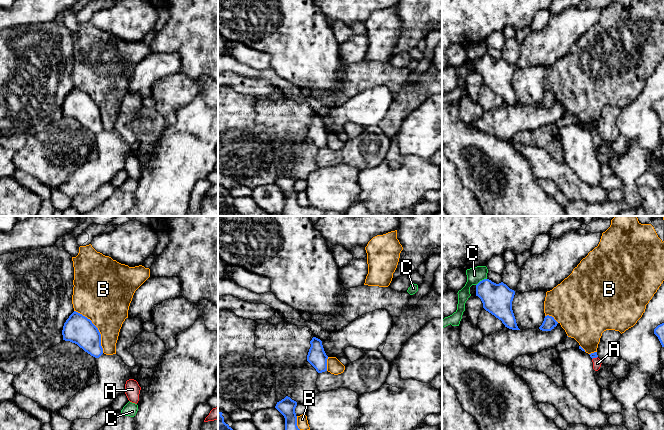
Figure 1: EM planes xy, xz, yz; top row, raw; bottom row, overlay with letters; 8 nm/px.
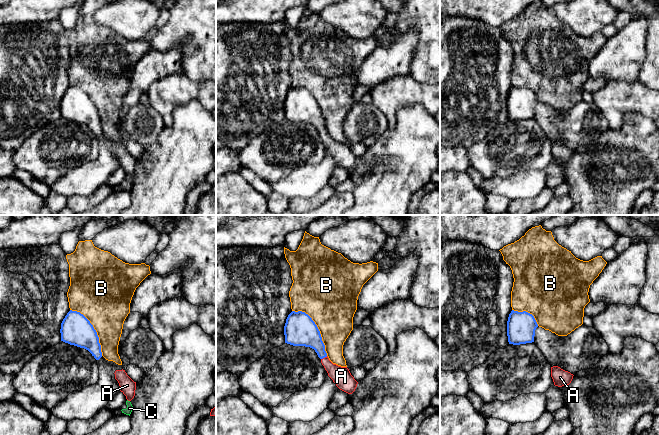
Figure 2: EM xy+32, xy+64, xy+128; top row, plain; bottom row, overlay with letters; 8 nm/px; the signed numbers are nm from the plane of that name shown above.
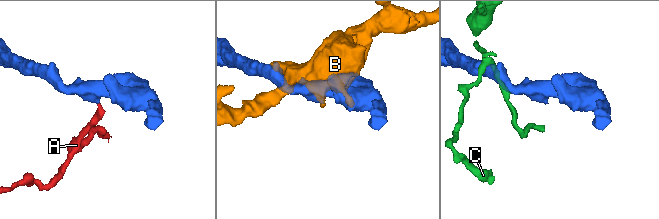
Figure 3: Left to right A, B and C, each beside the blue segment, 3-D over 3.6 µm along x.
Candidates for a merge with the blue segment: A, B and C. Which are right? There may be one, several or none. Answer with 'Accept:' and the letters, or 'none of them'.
Accept: A

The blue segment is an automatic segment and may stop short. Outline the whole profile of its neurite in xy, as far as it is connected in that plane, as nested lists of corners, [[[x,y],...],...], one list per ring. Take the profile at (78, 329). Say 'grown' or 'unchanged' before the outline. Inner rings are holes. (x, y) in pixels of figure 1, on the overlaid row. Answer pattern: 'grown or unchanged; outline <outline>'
unchanged; outline [[[74,311],[66,320],[62,330],[63,340],[77,344],[95,358],[103,354],[101,334],[90,319]]]

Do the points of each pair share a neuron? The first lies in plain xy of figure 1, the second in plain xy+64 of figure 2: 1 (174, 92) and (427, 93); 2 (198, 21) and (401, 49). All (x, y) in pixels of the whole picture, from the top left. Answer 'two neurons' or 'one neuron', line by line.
1: one neuron
2: two neurons

